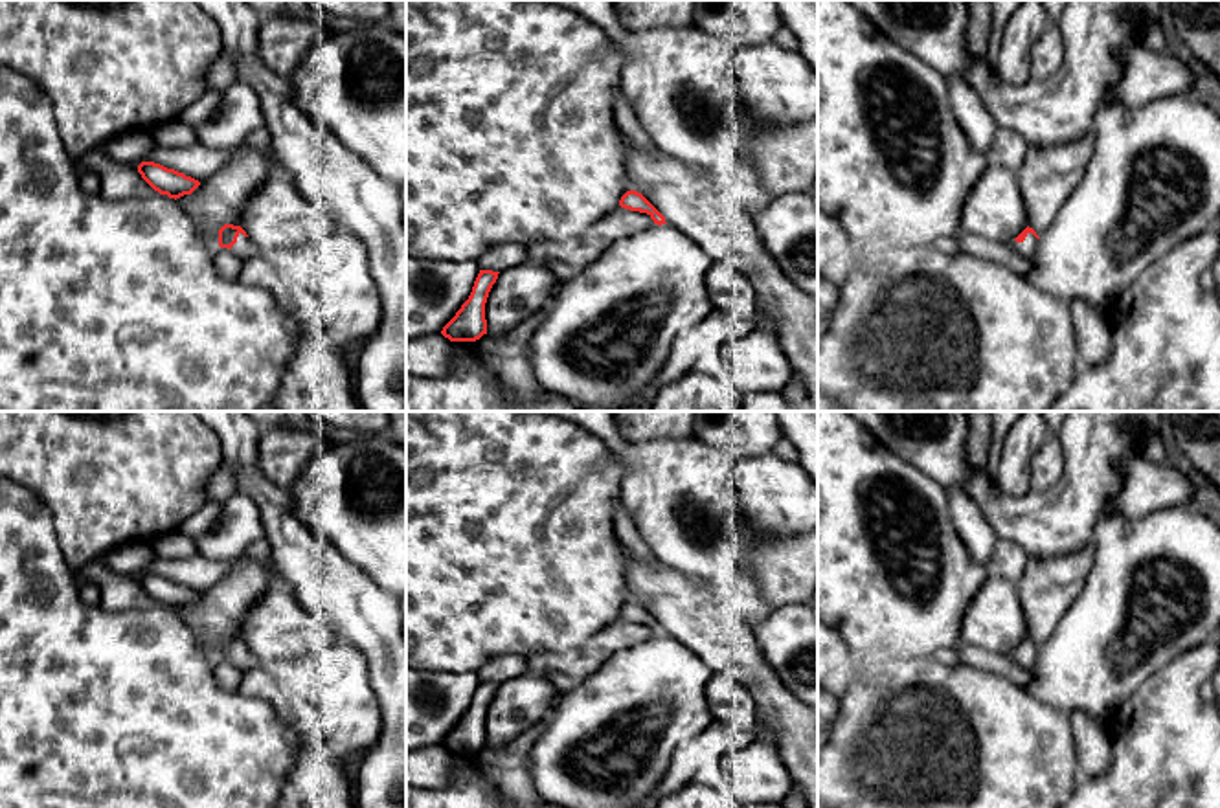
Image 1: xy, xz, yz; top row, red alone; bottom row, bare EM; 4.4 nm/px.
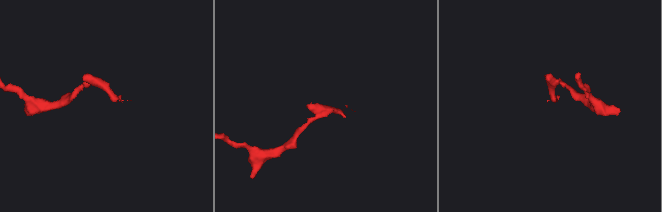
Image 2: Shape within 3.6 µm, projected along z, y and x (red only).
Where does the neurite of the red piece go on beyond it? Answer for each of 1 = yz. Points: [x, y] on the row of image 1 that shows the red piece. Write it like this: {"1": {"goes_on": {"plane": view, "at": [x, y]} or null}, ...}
{"1": {"goes_on": {"plane": "yz", "at": [1027, 246]}}}

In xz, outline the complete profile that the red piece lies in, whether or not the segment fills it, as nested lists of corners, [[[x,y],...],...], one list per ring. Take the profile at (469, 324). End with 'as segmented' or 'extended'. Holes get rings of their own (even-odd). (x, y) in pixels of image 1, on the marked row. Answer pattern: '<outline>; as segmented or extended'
[[[480,270],[469,299],[443,327],[441,334],[450,342],[476,342],[487,334],[485,303],[500,272]]]; as segmented

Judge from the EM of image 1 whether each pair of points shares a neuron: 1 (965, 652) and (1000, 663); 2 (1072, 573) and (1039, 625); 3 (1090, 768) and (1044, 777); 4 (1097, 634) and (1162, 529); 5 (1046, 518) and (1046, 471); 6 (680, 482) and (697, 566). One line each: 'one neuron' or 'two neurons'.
1: one neuron
2: one neuron
3: two neurons
4: one neuron
5: two neurons
6: one neuron

